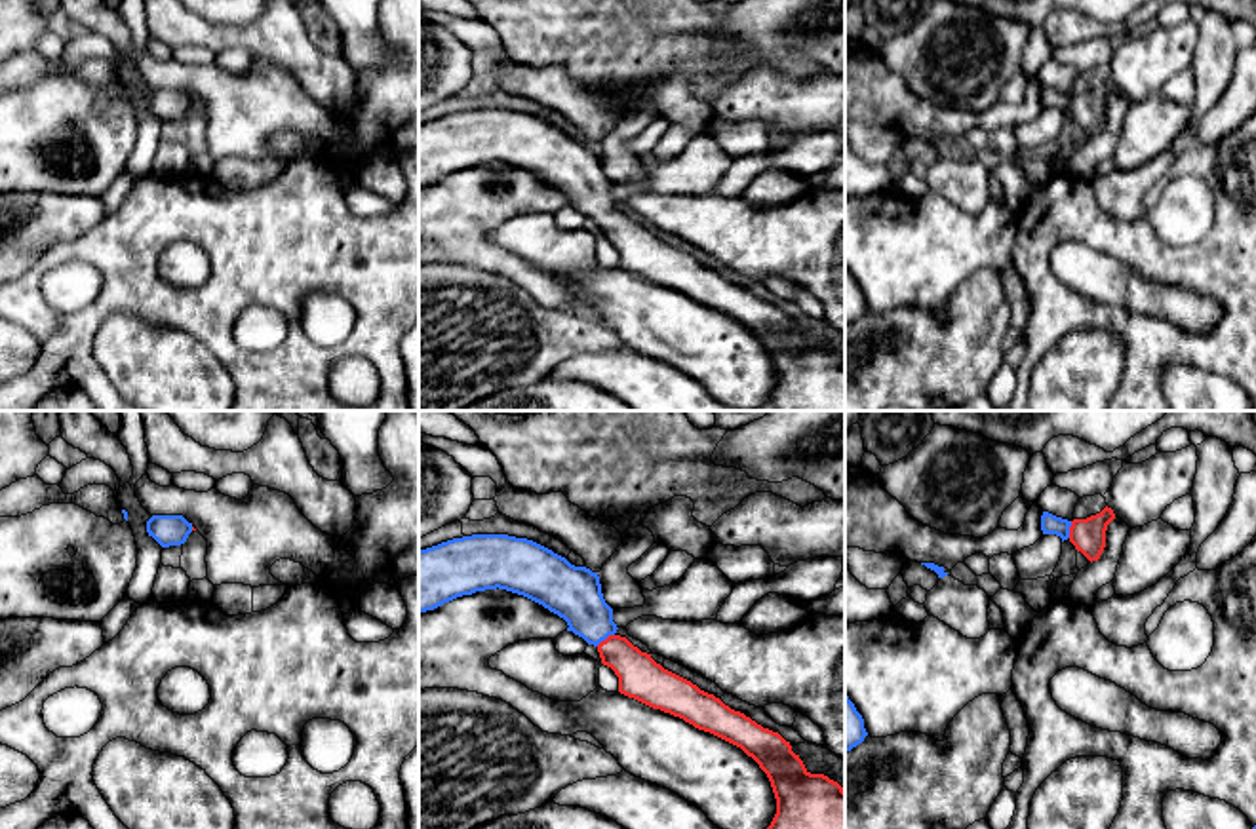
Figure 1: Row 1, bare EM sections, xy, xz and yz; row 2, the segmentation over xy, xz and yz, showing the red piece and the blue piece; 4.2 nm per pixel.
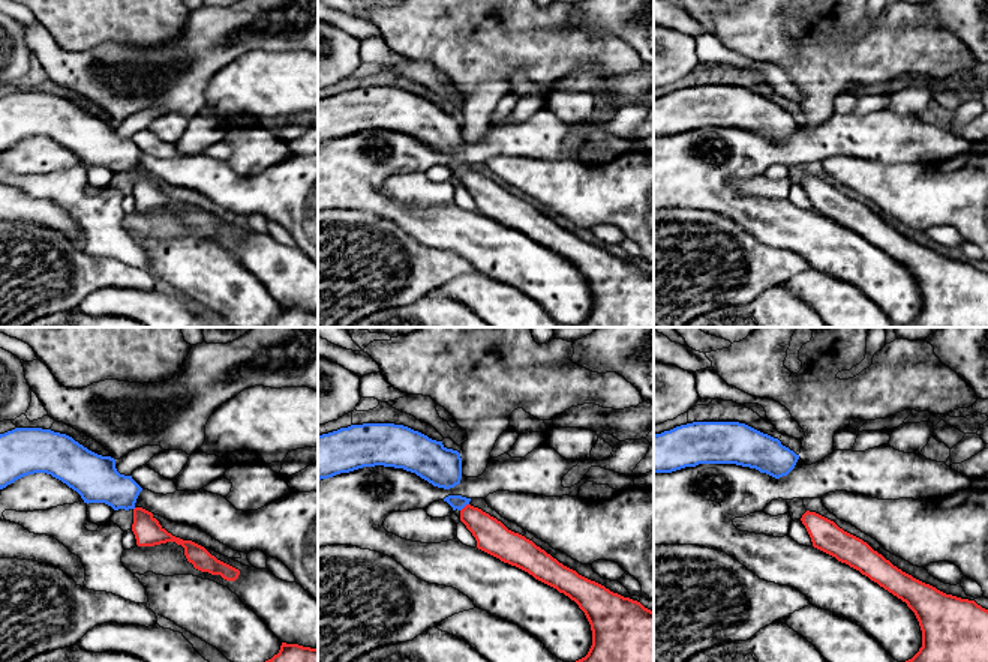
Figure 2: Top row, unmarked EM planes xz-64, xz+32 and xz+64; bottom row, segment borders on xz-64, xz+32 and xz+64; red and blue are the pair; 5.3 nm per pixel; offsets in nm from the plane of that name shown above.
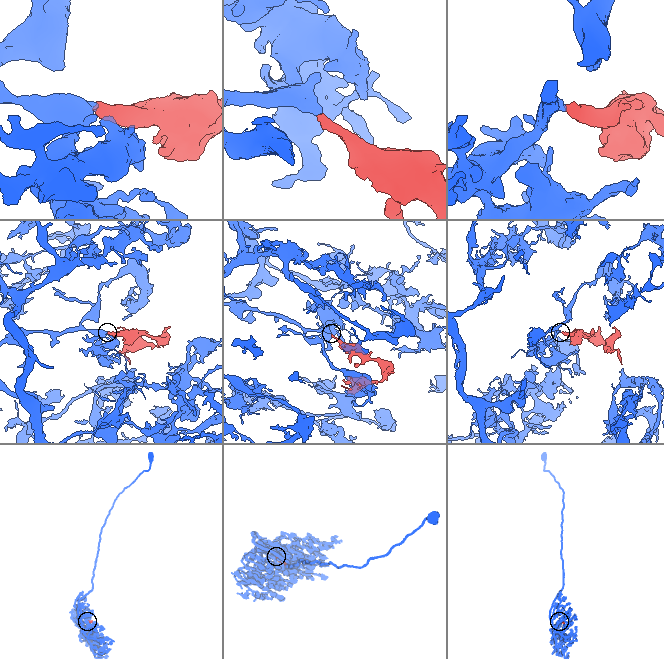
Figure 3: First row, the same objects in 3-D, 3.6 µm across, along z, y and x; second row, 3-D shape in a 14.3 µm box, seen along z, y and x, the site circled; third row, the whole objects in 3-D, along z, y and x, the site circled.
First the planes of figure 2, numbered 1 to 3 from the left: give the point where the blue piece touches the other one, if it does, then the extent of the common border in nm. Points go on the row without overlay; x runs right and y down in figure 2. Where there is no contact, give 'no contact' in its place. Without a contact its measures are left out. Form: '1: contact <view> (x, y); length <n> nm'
1: no contact
2: contact xz+32 (464, 171); length 60 nm
3: no contact

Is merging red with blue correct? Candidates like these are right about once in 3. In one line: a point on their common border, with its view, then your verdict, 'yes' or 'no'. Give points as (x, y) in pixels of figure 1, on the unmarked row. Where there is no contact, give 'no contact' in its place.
xz (606, 213) | yes

